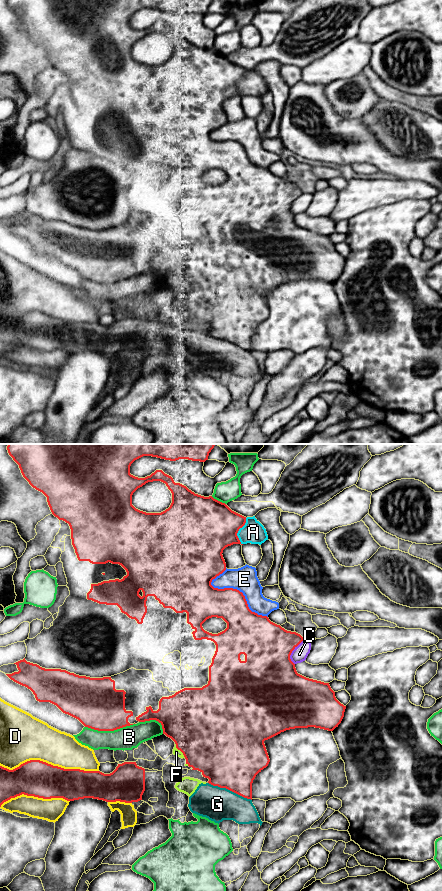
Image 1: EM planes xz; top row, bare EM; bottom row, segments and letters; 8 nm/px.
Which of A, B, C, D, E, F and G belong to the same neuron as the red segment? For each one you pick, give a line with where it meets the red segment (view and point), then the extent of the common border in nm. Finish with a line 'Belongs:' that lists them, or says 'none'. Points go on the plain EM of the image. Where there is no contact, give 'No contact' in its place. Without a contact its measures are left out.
G: Touches red at xz (230, 342). Shared border 380 nm
Belongs: G

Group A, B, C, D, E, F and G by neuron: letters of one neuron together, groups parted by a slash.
A / B / C / D / E / F / G

